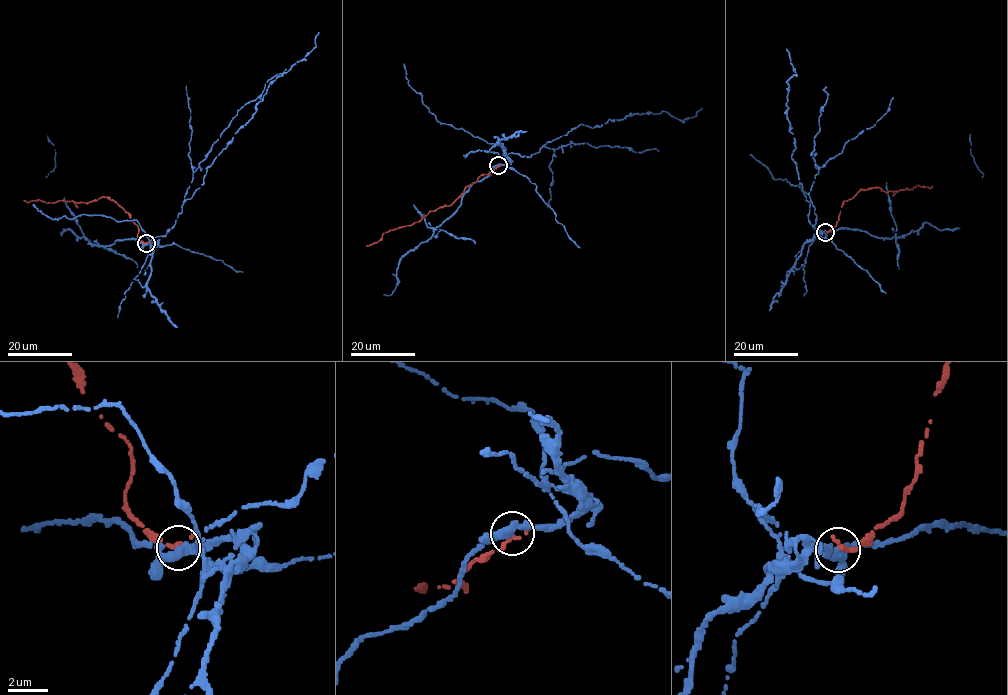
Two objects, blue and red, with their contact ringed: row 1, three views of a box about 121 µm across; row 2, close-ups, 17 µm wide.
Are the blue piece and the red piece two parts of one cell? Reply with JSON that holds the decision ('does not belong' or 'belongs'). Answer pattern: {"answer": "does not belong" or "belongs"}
{"answer": "does not belong"}

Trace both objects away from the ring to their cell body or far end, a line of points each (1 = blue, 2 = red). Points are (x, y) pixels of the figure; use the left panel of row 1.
1: (146, 243), (156, 245), (150, 241), (175, 225), (183, 202), (251, 118), (269, 84), (315, 46), (319, 32)
2: (146, 243), (137, 236), (138, 227), (127, 212), (109, 198), (102, 196), (88, 203), (24, 200)

